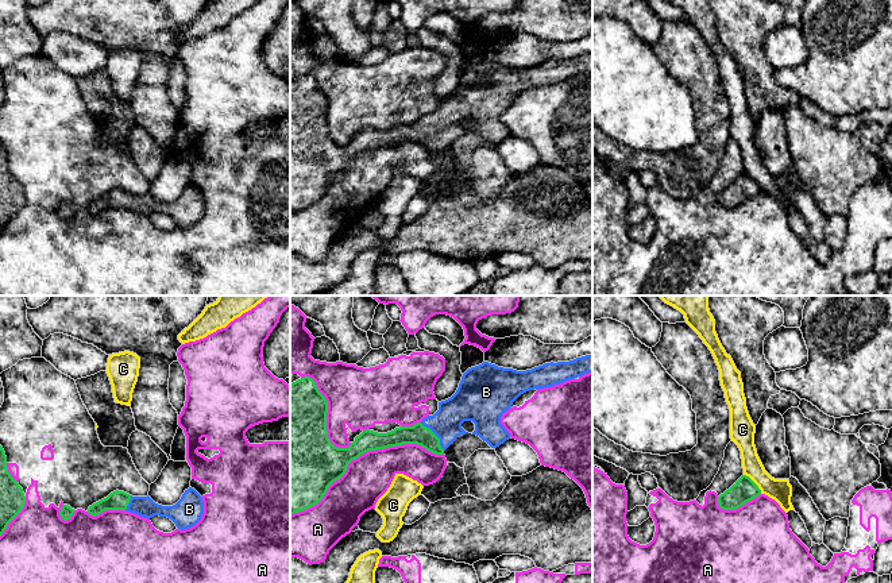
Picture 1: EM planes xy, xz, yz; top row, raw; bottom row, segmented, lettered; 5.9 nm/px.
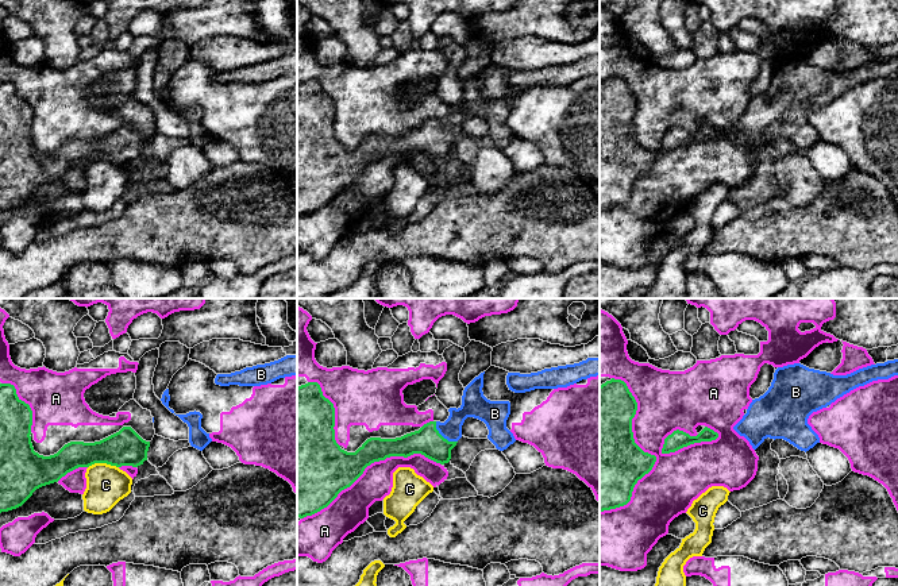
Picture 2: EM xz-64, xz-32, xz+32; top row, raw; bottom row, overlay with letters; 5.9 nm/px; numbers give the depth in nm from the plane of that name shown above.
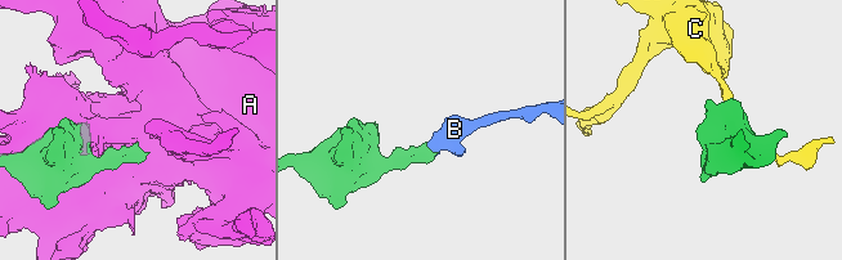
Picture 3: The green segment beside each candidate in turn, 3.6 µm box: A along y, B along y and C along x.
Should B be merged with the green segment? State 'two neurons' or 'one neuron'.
one neuron

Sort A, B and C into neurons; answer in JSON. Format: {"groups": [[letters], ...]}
{"groups": [["A"], ["B"], ["C"]]}

